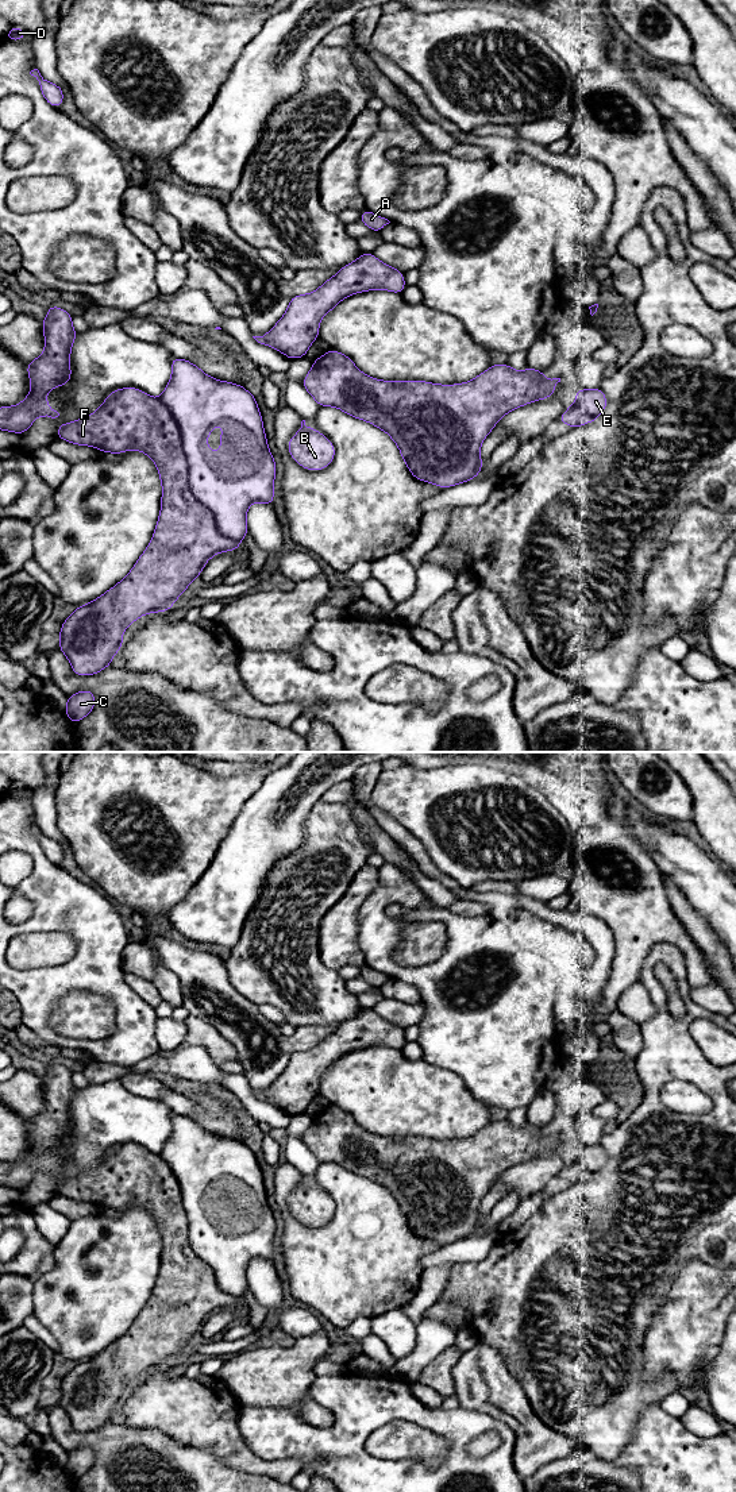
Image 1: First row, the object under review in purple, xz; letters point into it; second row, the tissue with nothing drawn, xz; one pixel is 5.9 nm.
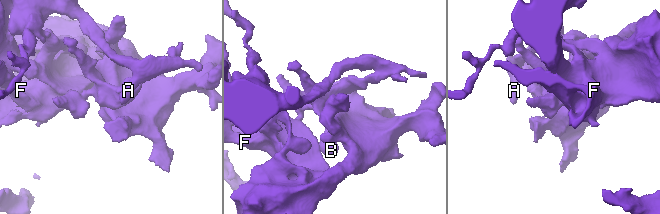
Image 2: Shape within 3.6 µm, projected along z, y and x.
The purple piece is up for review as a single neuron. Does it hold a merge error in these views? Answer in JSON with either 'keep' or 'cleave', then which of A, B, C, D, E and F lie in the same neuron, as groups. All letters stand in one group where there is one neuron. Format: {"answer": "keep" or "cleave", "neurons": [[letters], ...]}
{"answer": "keep", "neurons": [["A", "B", "C", "D", "E", "F"]]}

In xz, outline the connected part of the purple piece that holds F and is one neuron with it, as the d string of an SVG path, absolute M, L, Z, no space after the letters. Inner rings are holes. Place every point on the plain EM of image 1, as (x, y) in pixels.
M177 1113L172 1114L172 1134L159 1154L150 1153L134 1142L113 1146L95 1169L61 1180L57 1195L117 1211L128 1206L142 1207L154 1217L162 1240L161 1269L154 1291L131 1327L103 1352L78 1362L62 1379L58 1404L69 1415L73 1429L86 1433L111 1422L113 1411L124 1400L122 1391L130 1380L146 1369L172 1366L173 1358L182 1352L194 1334L200 1333L205 1319L213 1311L240 1304L239 1299L248 1289L246 1277L248 1262L253 1258L273 1261L277 1222L267 1203L257 1154L243 1142L215 1136L190 1117ZM220 1179L223 1190L217 1217L216 1210L204 1196Z

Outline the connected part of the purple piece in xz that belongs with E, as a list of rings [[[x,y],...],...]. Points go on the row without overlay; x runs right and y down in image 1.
[[[575,1144],[577,1156],[559,1172],[559,1177],[571,1184],[578,1184],[598,1175],[608,1161],[604,1148],[597,1145],[583,1146]]]

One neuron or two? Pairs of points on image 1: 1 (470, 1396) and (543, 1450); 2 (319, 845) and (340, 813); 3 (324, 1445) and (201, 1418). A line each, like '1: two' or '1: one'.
1: one
2: one
3: two

